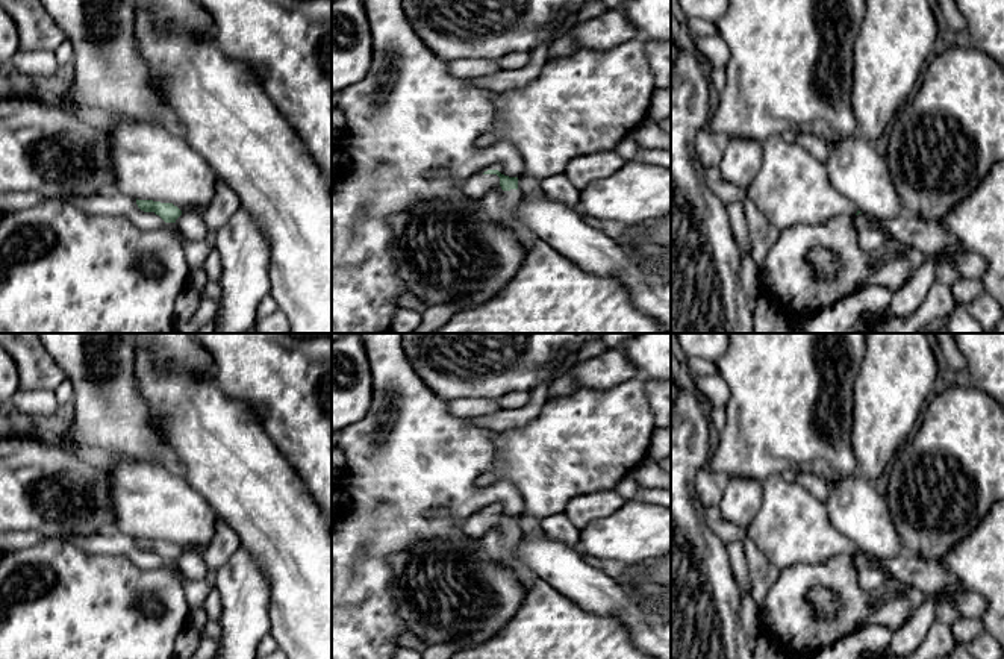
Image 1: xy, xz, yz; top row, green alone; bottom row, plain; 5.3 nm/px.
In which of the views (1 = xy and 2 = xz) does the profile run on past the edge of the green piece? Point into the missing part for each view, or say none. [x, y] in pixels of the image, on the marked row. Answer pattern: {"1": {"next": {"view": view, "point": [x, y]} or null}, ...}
{"1": {"next": null}, "2": {"next": {"view": "xz", "point": [500, 206]}}}

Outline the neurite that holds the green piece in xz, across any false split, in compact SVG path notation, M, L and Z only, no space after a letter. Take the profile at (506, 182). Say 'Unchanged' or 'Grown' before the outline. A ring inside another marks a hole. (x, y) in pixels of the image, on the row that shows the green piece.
Grown. M488 170L483 174L497 174L500 177L500 189L491 189L480 200L483 211L495 224L510 229L522 248L529 251L538 236L516 217L516 203L519 200L518 177L509 177L498 170Z

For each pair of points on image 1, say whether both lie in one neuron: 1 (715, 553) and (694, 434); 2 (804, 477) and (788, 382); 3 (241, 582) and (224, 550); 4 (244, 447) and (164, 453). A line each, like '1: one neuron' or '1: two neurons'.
1: one neuron
2: two neurons
3: two neurons
4: two neurons

